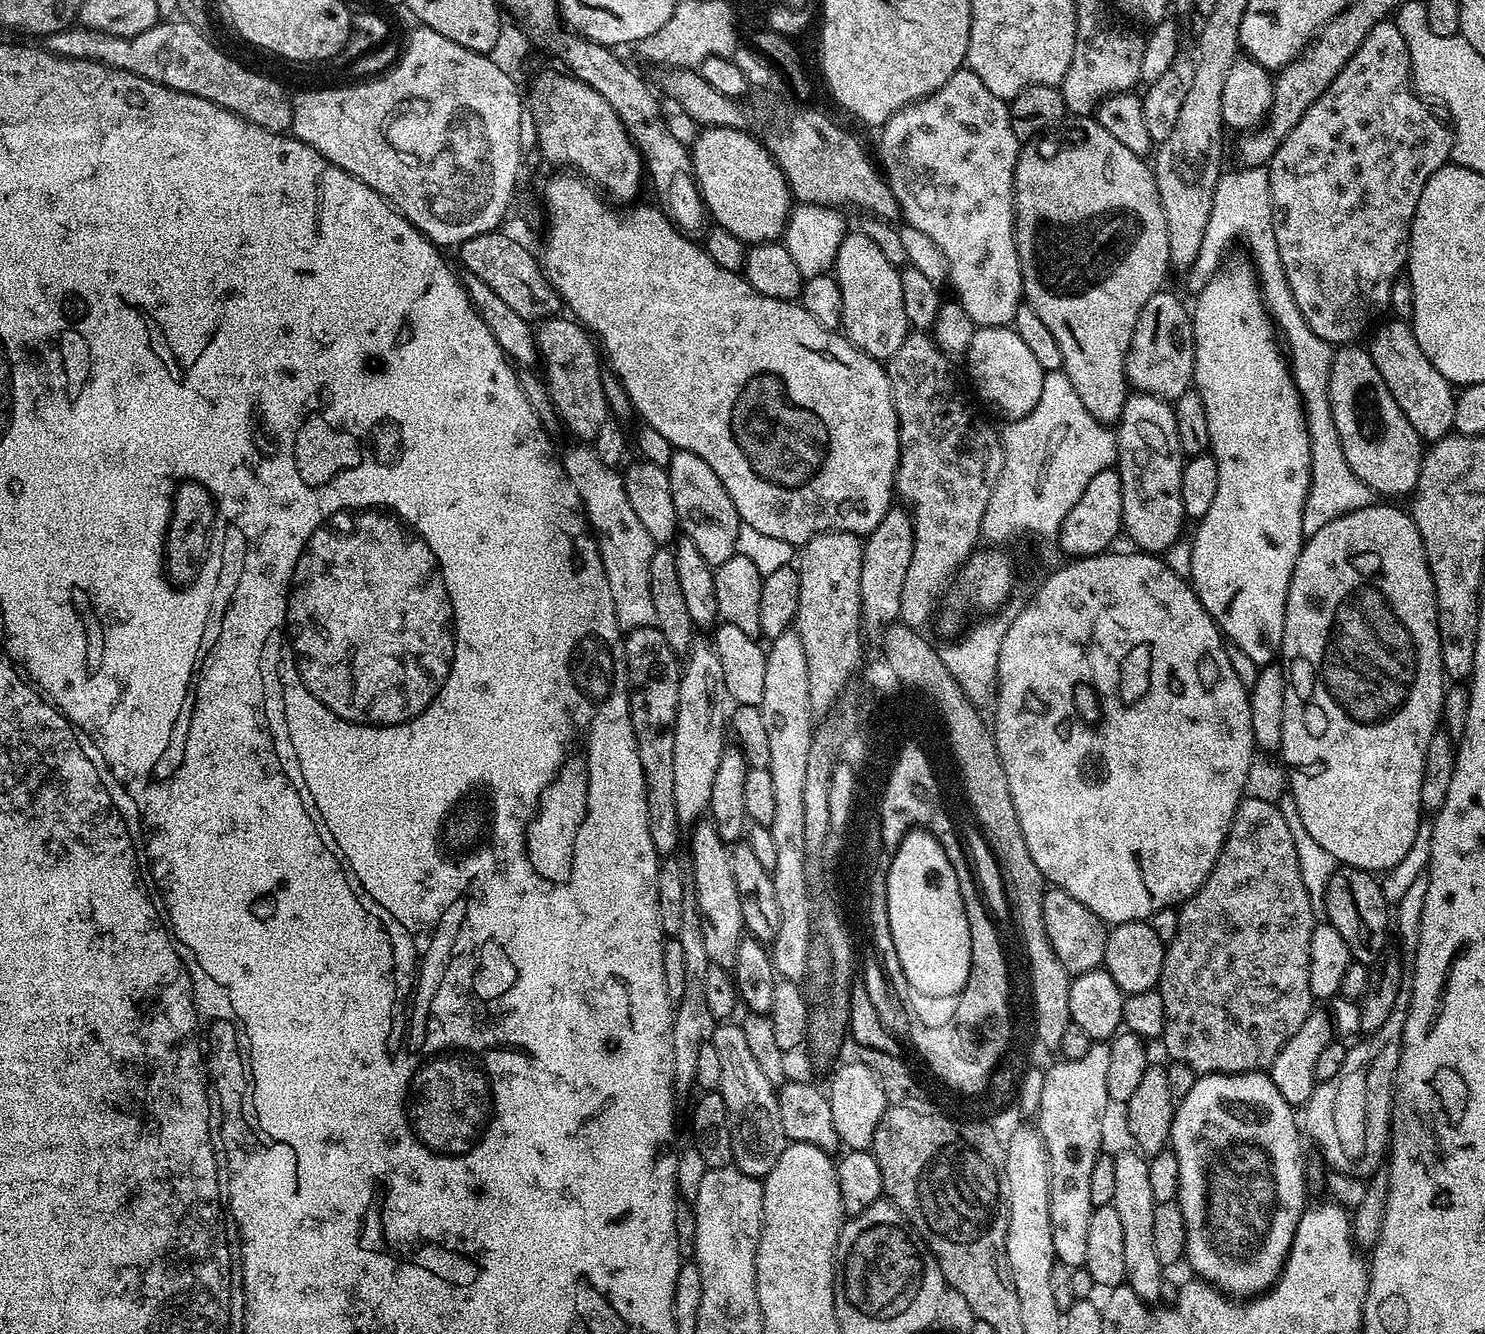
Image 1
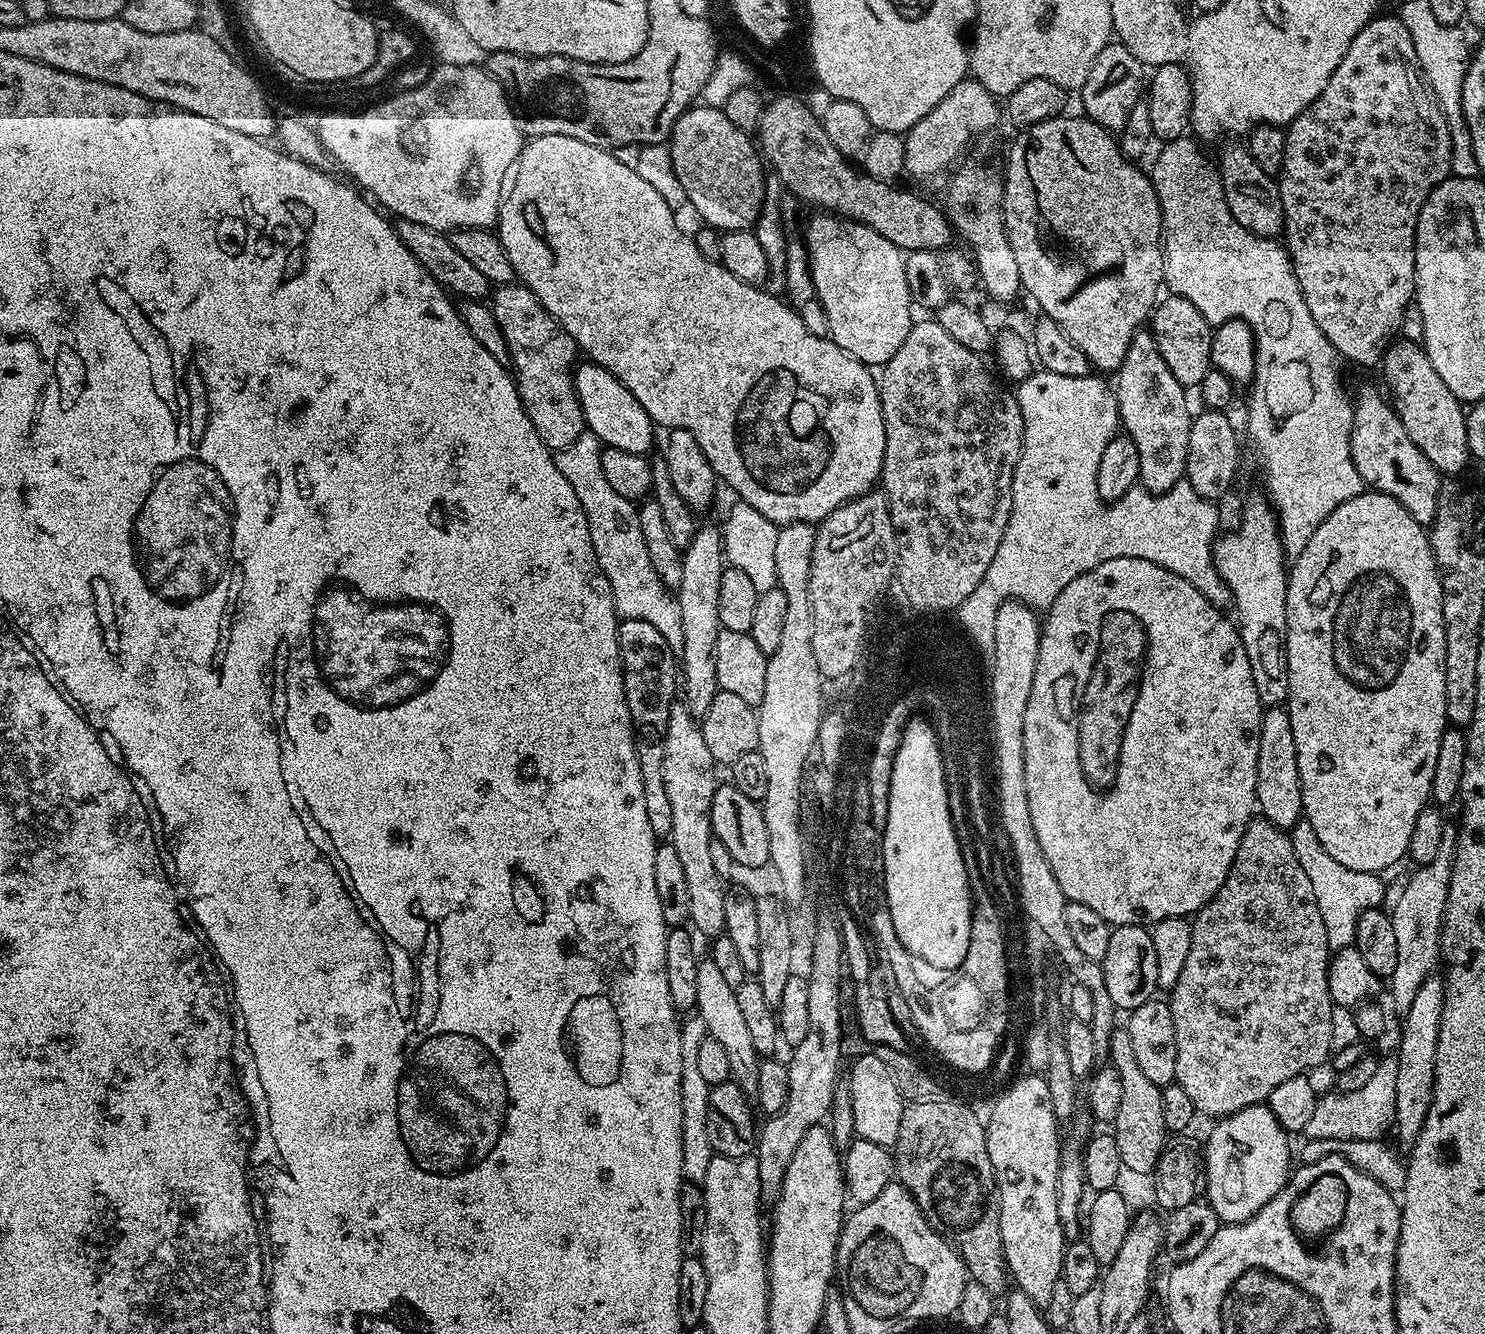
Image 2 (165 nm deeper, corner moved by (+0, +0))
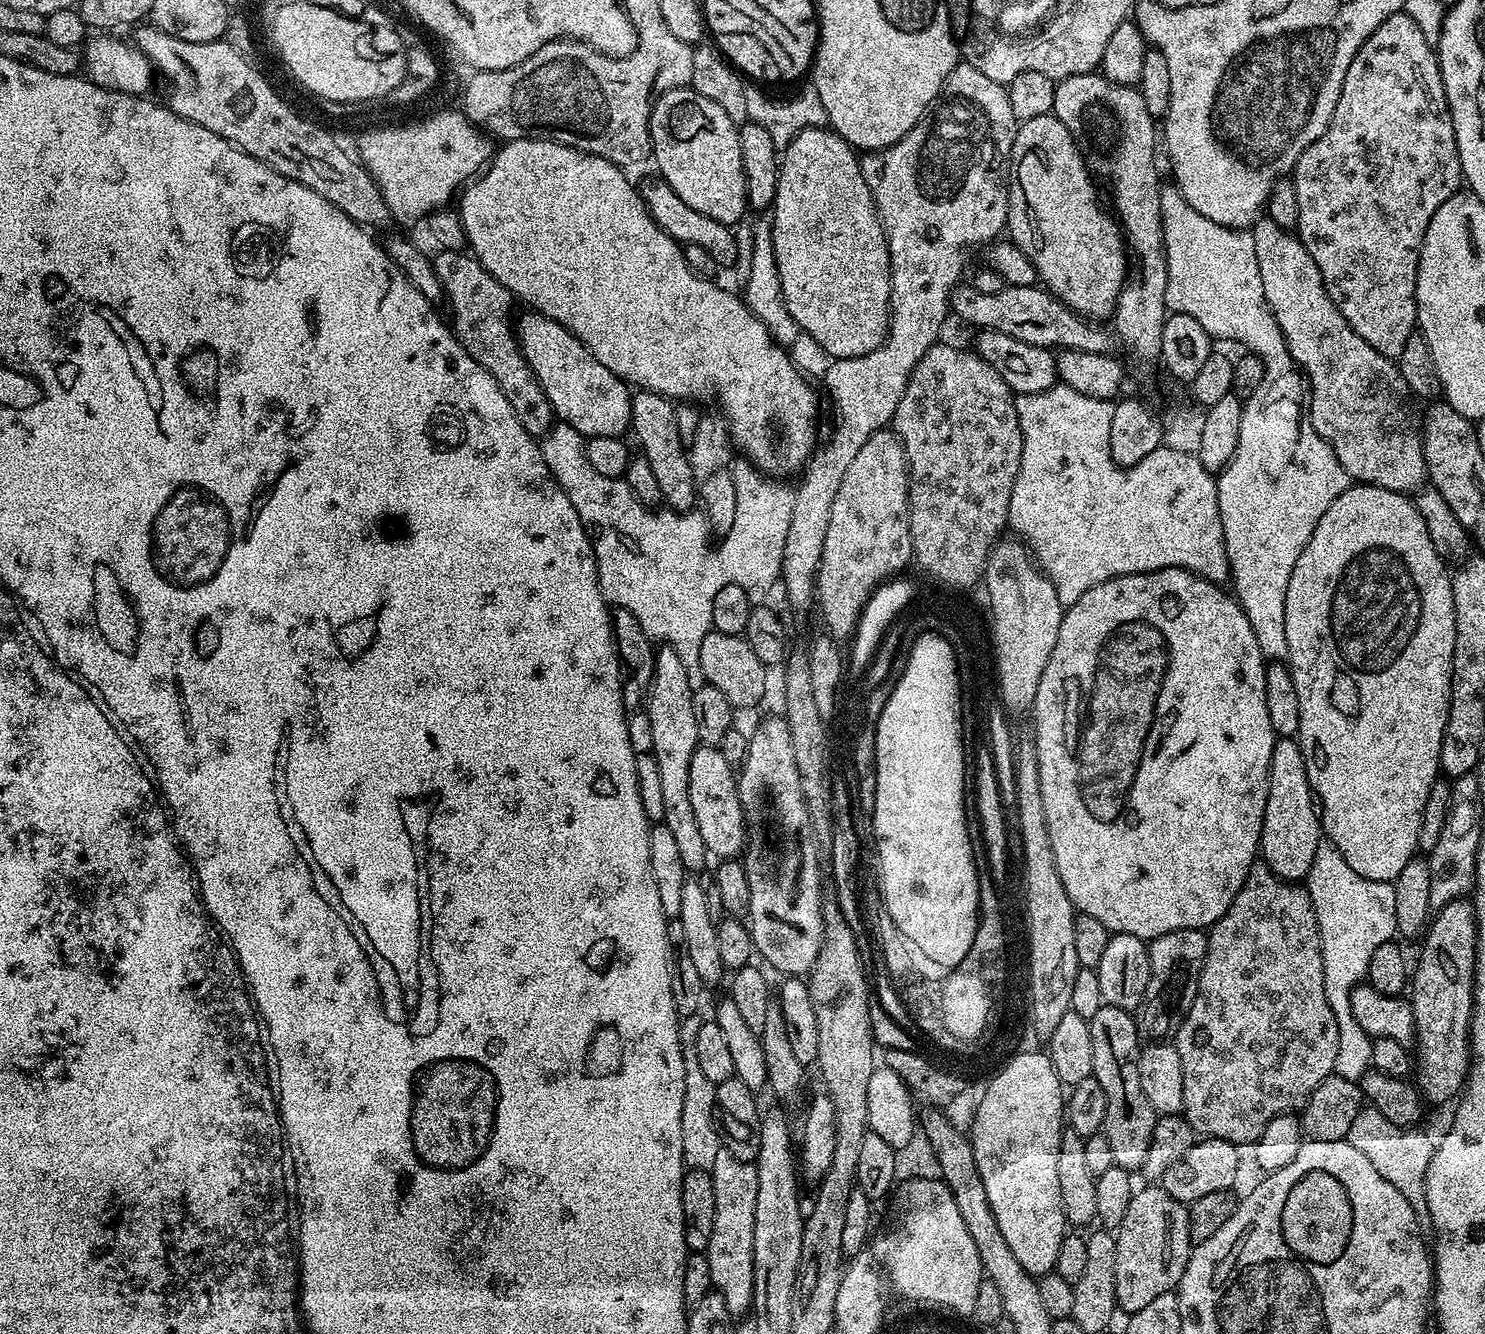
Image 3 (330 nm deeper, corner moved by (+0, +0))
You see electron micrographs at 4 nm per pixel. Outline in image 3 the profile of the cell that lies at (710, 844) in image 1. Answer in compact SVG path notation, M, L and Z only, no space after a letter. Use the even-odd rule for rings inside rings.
M657 647L654 674L646 692L648 695L646 711L650 718L650 734L654 734L652 753L658 762L658 775L662 781L662 794L666 805L662 823L670 826L670 830L674 830L682 862L688 870L700 868L710 860L706 842L702 842L702 830L698 830L698 818L694 814L690 794L690 766L697 748L701 747L698 722L694 722L693 691L690 676L682 666L680 655L673 648Z

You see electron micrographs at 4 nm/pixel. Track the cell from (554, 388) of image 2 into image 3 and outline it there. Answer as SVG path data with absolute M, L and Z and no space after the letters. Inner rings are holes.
M437 251L434 256L434 263L438 278L444 287L444 300L446 305L448 304L449 310L452 311L450 327L453 334L456 335L458 342L466 350L466 354L470 354L470 358L474 358L474 362L478 362L478 366L485 368L494 378L494 382L498 382L498 386L502 390L502 394L506 394L506 402L510 402L518 422L522 422L522 426L531 436L542 438L553 426L554 413L542 386L534 378L530 366L520 352L520 346L517 344L513 329L510 327L510 320L508 324L508 307L514 304L512 293L508 292L506 286L502 286L502 282L498 282L498 278L491 276L480 265L479 260L467 251Z

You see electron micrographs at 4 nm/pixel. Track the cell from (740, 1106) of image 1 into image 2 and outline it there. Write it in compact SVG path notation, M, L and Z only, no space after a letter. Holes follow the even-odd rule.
M710 958L701 959L698 966L698 998L694 1012L704 1021L707 1035L712 1036L716 1042L726 1047L733 1083L739 1085L749 1096L755 1095L760 1057L754 1050L747 1023L738 1006L735 988L727 985L722 973L718 971L718 966L714 966Z

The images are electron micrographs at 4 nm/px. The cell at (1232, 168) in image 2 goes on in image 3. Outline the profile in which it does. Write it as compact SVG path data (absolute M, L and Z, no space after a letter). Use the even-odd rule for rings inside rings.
M1267 218L1257 220L1250 231L1254 238L1254 254L1258 254L1258 274L1262 274L1262 290L1268 309L1274 314L1288 353L1304 373L1310 389L1308 412L1312 416L1314 430L1332 447L1338 462L1342 462L1346 474L1353 481L1373 484L1391 492L1415 493L1428 475L1422 416L1412 405L1414 397L1402 378L1397 361L1378 354L1366 338L1358 338L1358 334L1350 330L1350 322L1342 318L1322 282L1318 262L1310 258L1310 250L1306 250L1295 231L1278 226Z

